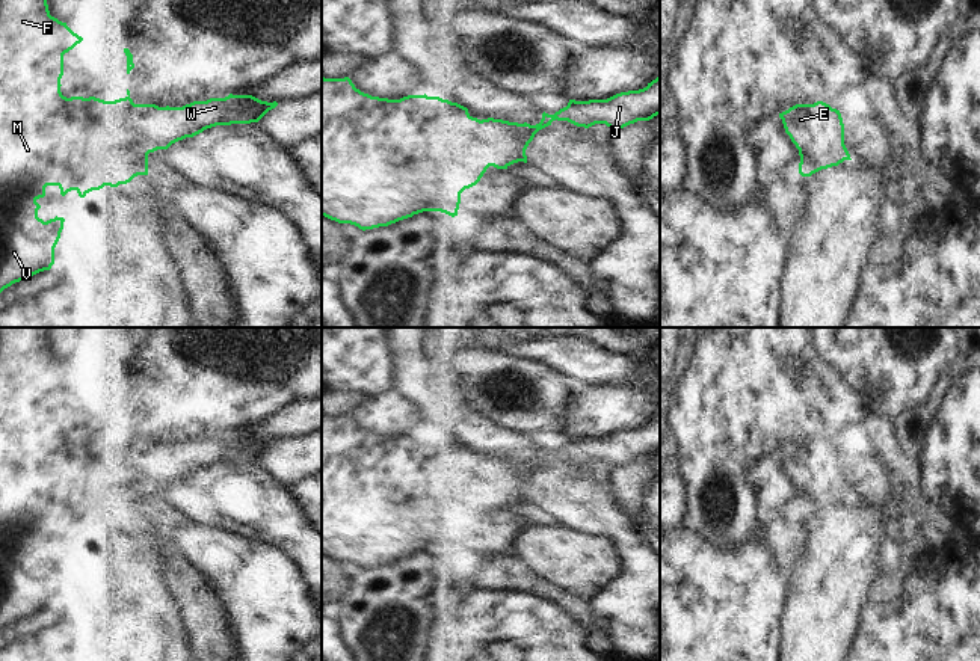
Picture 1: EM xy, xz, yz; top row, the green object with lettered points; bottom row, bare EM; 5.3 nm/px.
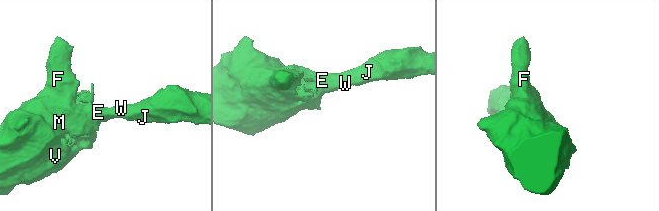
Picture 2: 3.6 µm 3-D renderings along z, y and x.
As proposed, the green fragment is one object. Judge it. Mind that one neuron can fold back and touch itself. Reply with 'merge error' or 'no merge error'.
no merge error

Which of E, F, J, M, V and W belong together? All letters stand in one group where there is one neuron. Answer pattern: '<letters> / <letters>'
E F J M V W

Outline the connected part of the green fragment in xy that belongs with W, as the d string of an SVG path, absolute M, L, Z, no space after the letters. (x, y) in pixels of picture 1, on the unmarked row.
M0 327L0 631L15 620L20 620L39 610L50 608L54 602L54 586L63 567L63 555L54 555L47 560L38 555L41 543L36 540L45 534L47 524L57 524L60 533L76 528L80 536L85 536L92 528L100 528L104 524L118 525L119 522L130 521L137 513L148 513L148 492L157 487L168 487L172 481L186 475L193 475L207 466L216 463L231 462L251 462L258 460L269 448L278 444L276 439L261 439L252 433L233 433L225 436L210 436L207 439L193 439L183 445L159 445L156 442L134 442L127 427L127 435L115 439L104 439L95 435L71 435L66 436L60 430L60 417L63 414L63 392L72 388L83 379L82 374L74 371L66 361L59 359L50 353L47 343L47 327Z

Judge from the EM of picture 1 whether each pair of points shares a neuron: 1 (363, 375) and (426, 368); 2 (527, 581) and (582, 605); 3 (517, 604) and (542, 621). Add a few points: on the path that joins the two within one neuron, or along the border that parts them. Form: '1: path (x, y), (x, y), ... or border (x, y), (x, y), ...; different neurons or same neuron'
1: border (387, 343), (391, 352), (393, 387); different neurons
2: path (541, 586), (568, 599); same neuron
3: path (523, 610), (536, 621); same neuron

